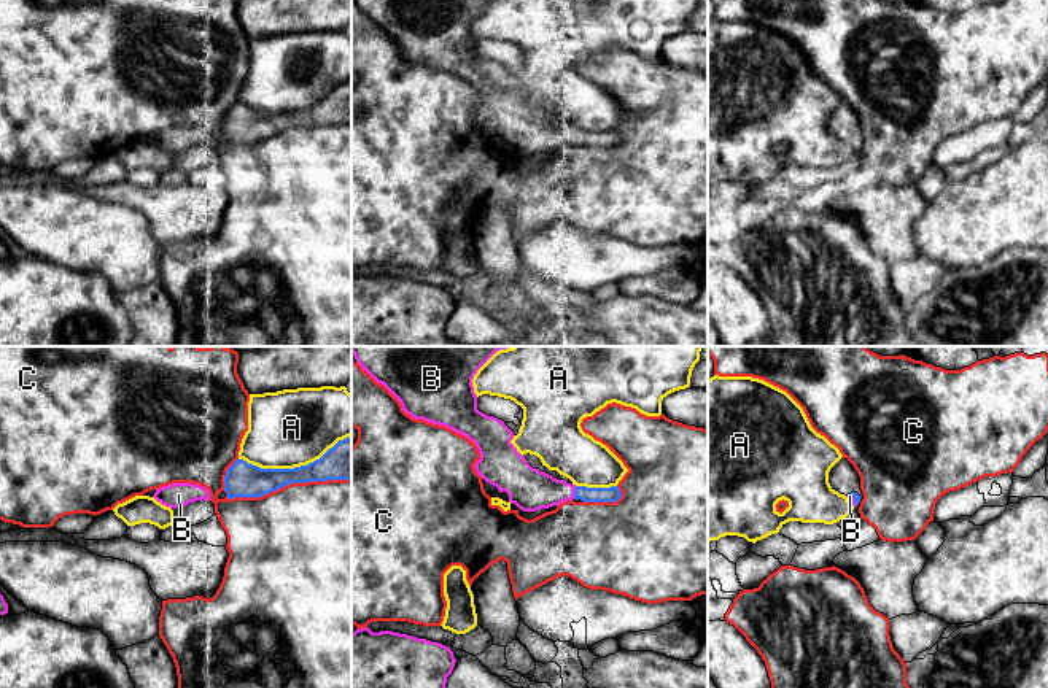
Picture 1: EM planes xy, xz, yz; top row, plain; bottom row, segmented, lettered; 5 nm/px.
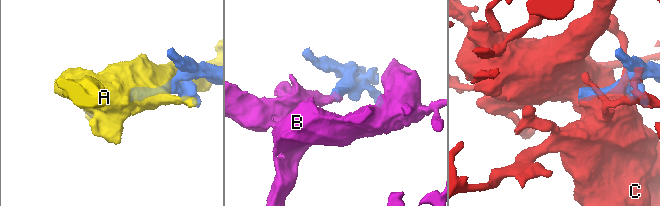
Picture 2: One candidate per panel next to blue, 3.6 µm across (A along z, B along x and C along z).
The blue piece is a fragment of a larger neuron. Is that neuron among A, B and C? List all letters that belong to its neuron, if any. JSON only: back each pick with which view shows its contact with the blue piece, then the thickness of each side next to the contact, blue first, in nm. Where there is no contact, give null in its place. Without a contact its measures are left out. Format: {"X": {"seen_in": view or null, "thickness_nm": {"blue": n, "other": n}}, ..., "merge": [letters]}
{"B": {"seen_in": "xz", "thickness_nm": {"blue": 80, "other": 220}}, "merge": ["B"]}

